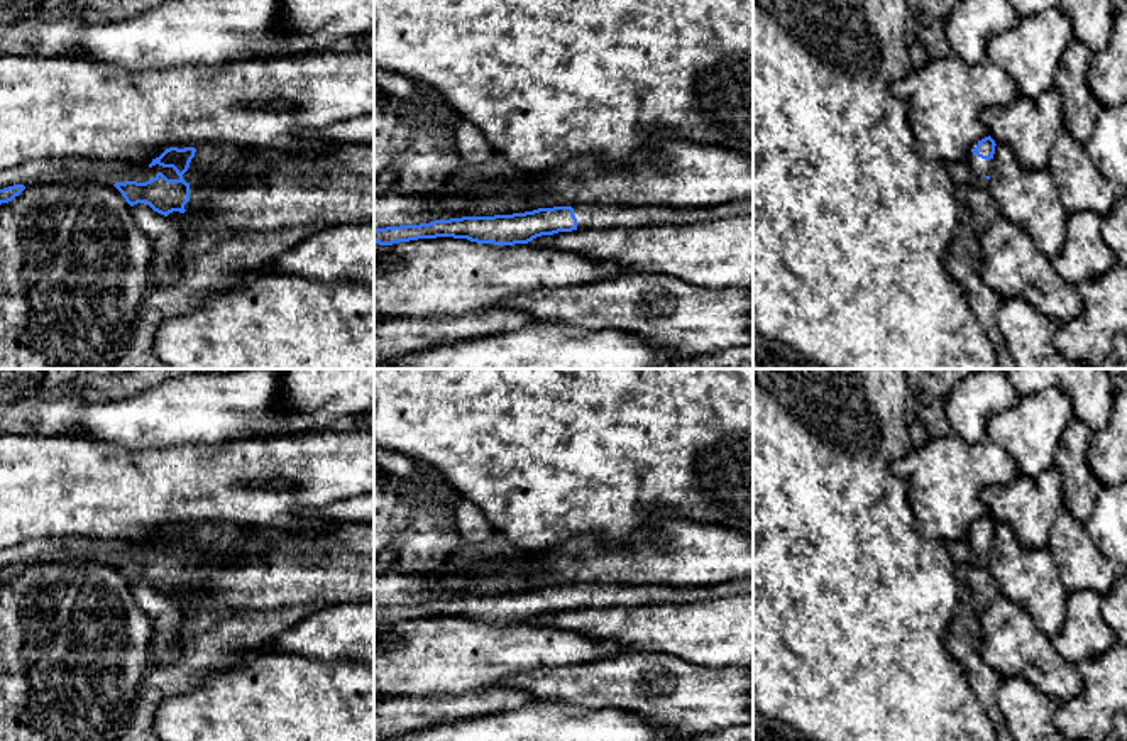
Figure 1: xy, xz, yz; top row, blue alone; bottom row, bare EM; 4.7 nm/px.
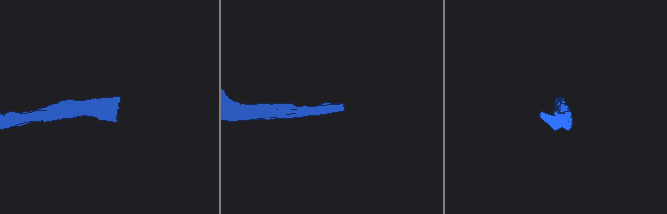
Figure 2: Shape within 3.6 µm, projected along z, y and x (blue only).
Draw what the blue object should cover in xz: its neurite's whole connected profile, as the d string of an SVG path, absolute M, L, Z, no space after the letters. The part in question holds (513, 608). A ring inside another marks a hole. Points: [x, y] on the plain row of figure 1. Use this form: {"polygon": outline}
{"polygon": "M753 577L706 587L574 584L538 587L525 592L494 596L462 596L420 604L399 604L374 609L374 621L393 624L418 618L454 616L477 623L528 623L542 614L582 607L618 607L648 604L684 604L736 594L753 594Z"}

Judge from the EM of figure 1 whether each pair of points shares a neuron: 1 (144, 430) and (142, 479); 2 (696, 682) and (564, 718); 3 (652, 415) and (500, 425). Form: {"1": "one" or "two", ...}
{"1": "two", "2": "two", "3": "one"}

